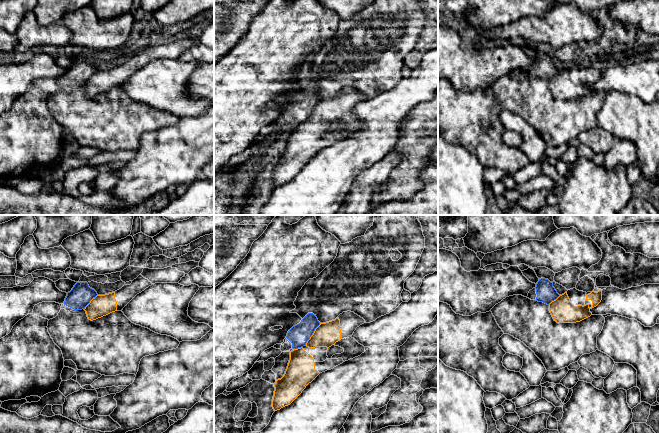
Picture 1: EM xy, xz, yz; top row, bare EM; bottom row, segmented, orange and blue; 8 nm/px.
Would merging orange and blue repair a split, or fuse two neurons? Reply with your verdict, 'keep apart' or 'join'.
keep apart

